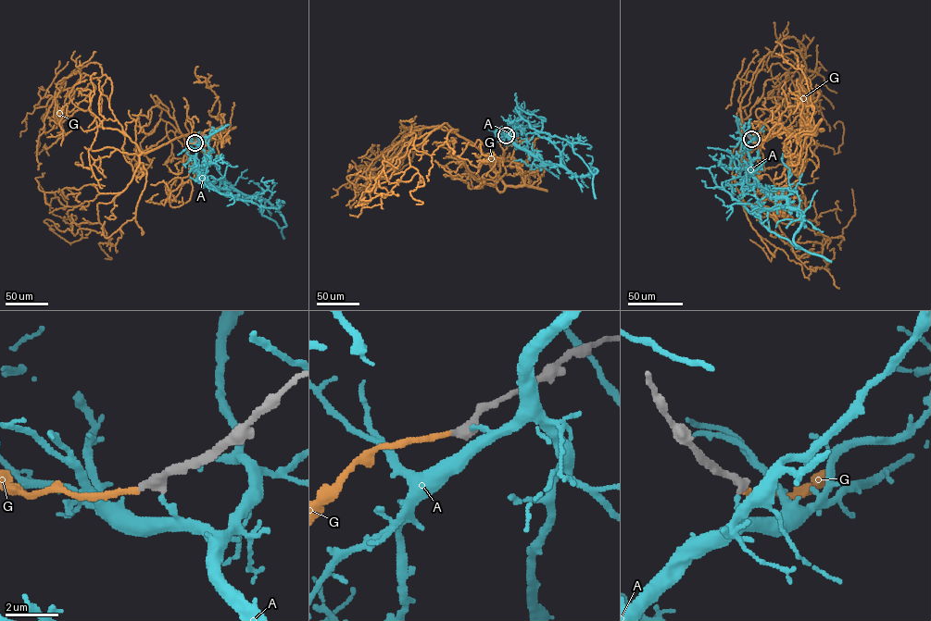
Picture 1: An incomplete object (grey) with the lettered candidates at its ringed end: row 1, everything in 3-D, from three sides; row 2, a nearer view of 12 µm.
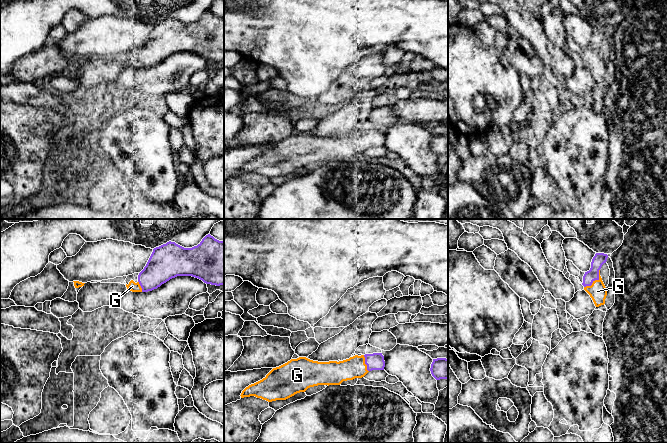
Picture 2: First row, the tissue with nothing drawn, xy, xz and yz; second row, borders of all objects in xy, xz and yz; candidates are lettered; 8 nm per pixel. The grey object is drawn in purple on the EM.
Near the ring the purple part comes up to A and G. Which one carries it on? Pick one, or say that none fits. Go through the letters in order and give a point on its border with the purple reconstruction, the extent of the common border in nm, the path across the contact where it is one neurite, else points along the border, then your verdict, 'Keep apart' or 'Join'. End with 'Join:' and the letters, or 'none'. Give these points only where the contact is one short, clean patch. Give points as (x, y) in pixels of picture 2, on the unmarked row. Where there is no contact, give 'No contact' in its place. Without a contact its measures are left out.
A: No contact. Keep apart
G: Touches purple at yz (595, 55). Shared border 200 nm. Join
Join: G

